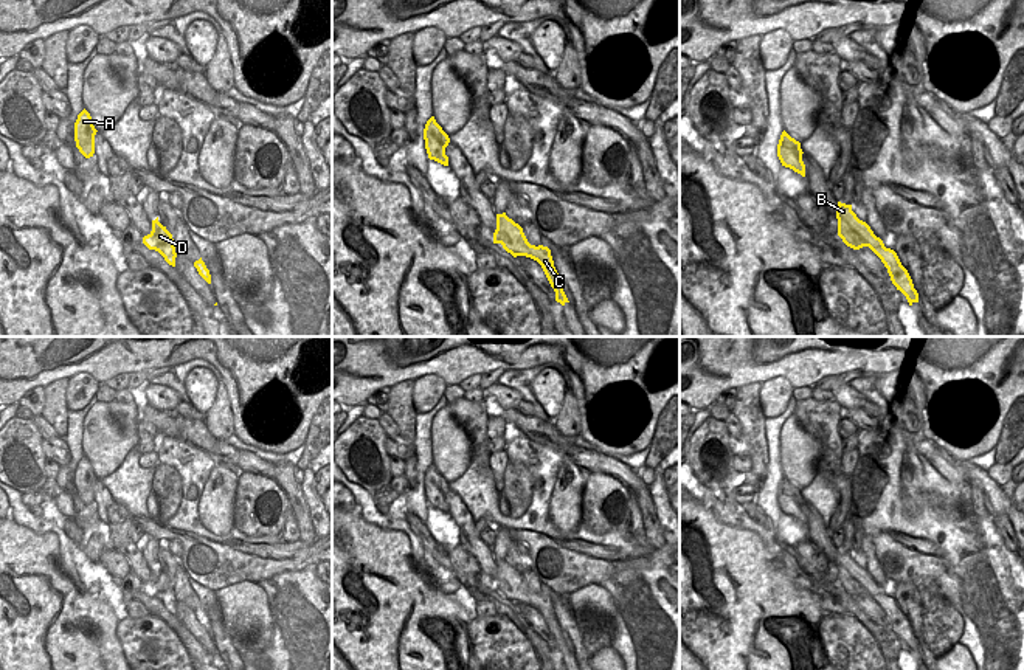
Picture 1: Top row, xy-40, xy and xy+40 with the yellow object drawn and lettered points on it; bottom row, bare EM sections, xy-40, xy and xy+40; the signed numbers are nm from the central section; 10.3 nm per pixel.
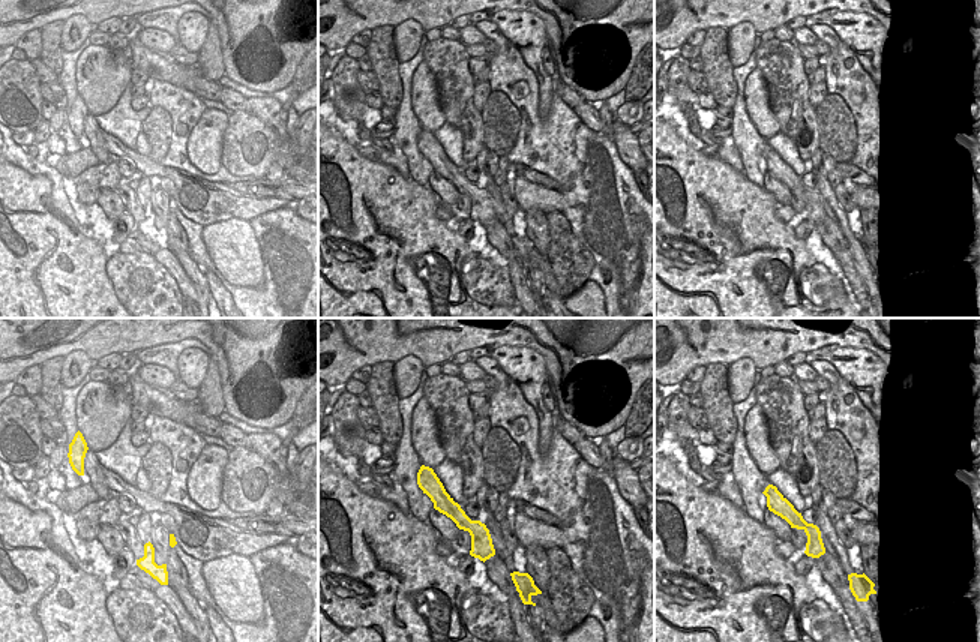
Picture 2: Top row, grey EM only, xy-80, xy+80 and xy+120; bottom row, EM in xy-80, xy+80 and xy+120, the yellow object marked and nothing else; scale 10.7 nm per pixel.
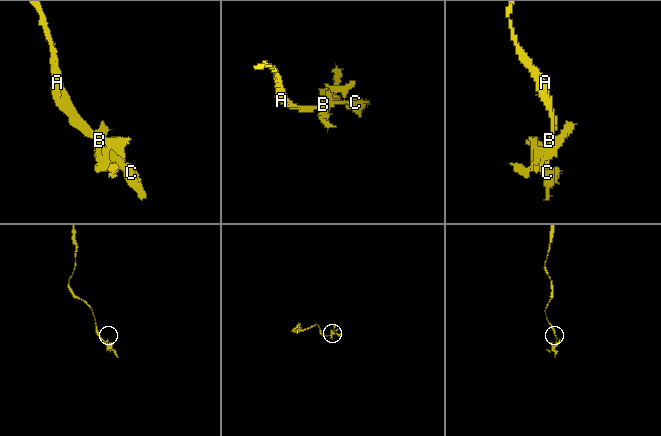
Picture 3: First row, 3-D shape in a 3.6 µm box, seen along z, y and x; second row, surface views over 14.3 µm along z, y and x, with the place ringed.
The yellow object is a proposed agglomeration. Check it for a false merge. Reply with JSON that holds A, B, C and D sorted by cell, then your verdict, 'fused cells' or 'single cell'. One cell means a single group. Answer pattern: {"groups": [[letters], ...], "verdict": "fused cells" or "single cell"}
{"groups": [["A", "B", "C"], ["D"]], "verdict": "fused cells"}

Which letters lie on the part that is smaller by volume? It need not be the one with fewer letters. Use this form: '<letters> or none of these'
D.

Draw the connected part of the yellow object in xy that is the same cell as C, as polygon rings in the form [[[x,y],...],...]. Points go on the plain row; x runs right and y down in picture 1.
[[[498,569],[495,580],[498,582],[498,589],[503,592],[503,596],[509,597],[514,605],[526,603],[537,608],[541,613],[551,634],[555,639],[555,648],[560,650],[562,653],[569,650],[563,639],[559,620],[554,614],[551,597],[543,592],[538,592],[538,594],[531,592],[526,585],[521,585],[520,591],[512,591],[507,580],[500,578],[500,574],[501,571]]]

